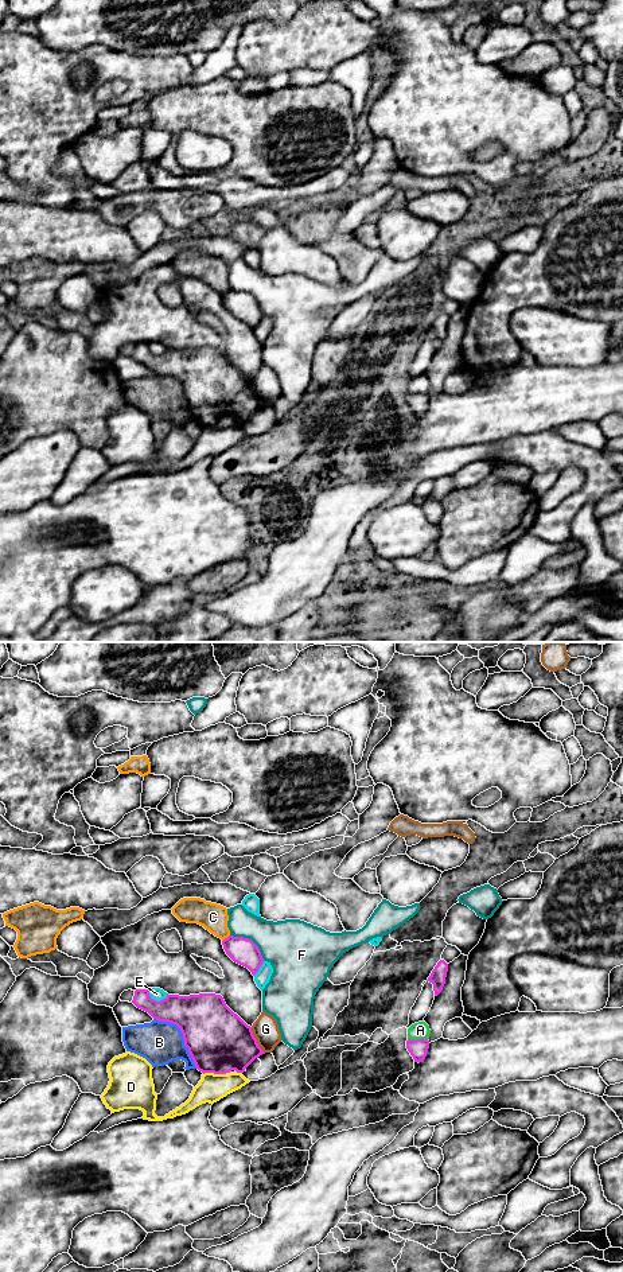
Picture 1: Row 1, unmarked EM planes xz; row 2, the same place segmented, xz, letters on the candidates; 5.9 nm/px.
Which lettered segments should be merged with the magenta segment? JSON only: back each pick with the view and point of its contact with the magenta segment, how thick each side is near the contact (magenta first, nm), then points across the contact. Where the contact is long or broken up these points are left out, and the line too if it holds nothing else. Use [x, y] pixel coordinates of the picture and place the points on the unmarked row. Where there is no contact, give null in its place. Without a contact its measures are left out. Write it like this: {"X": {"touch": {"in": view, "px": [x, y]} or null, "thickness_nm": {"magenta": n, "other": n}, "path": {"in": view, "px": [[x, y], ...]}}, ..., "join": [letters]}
{"join": []}

